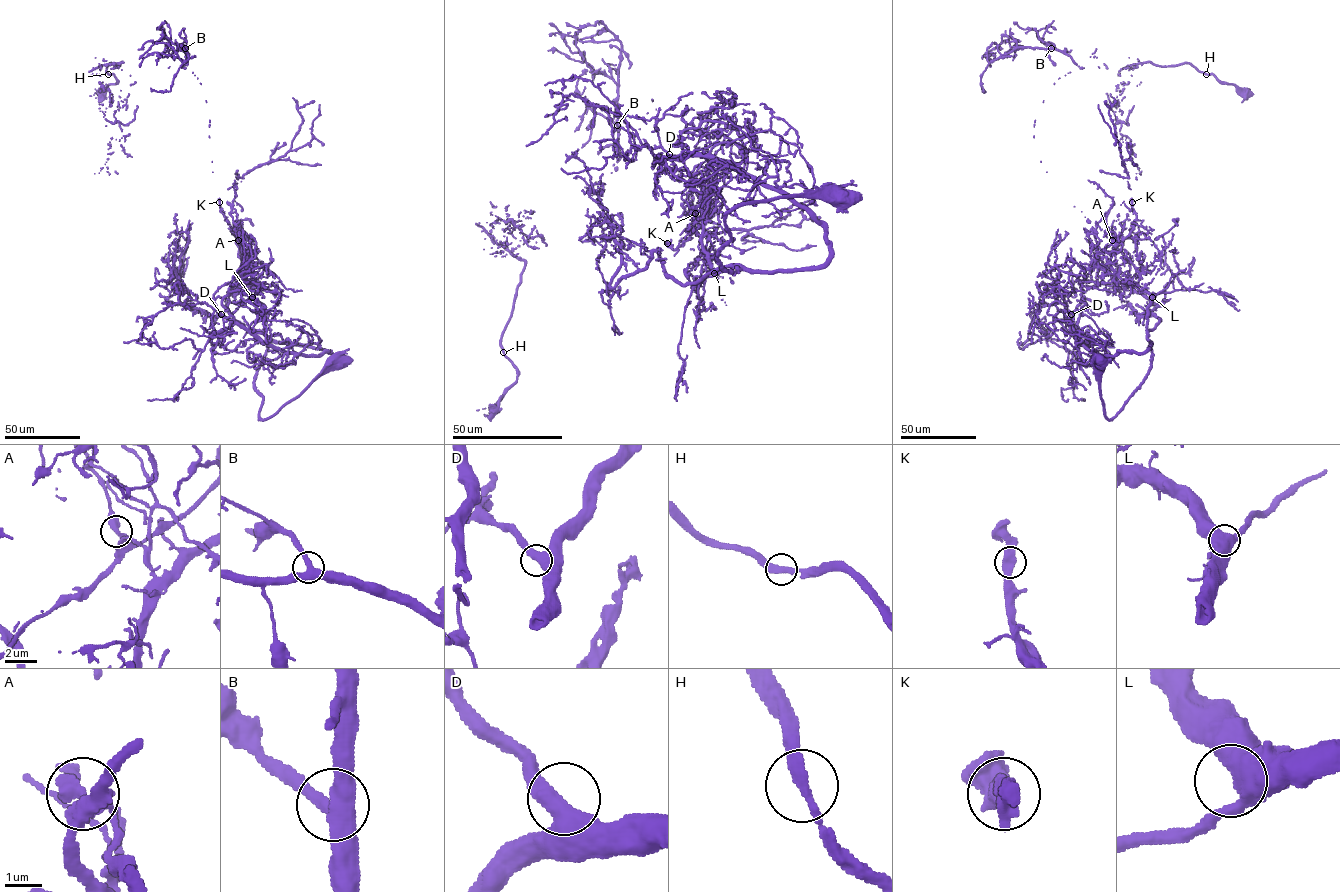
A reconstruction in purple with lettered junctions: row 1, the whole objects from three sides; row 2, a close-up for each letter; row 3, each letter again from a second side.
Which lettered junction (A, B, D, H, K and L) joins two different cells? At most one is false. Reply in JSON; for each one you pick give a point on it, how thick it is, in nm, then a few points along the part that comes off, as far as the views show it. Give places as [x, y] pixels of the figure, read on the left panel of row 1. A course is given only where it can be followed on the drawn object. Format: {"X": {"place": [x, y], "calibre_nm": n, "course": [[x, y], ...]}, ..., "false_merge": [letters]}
{"A": {"place": [238, 240], "calibre_nm": 360, "course": [[238, 240], [212, 172], [206, 102], [186, 49], [184, 68], [110, 63], [106, 71], [118, 82], [95, 89]]}, "false_merge": ["A"]}

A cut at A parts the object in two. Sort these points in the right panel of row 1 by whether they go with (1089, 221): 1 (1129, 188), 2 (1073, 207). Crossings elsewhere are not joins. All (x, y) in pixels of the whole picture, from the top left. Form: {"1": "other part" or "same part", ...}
{"1": "same part", "2": "same part"}

